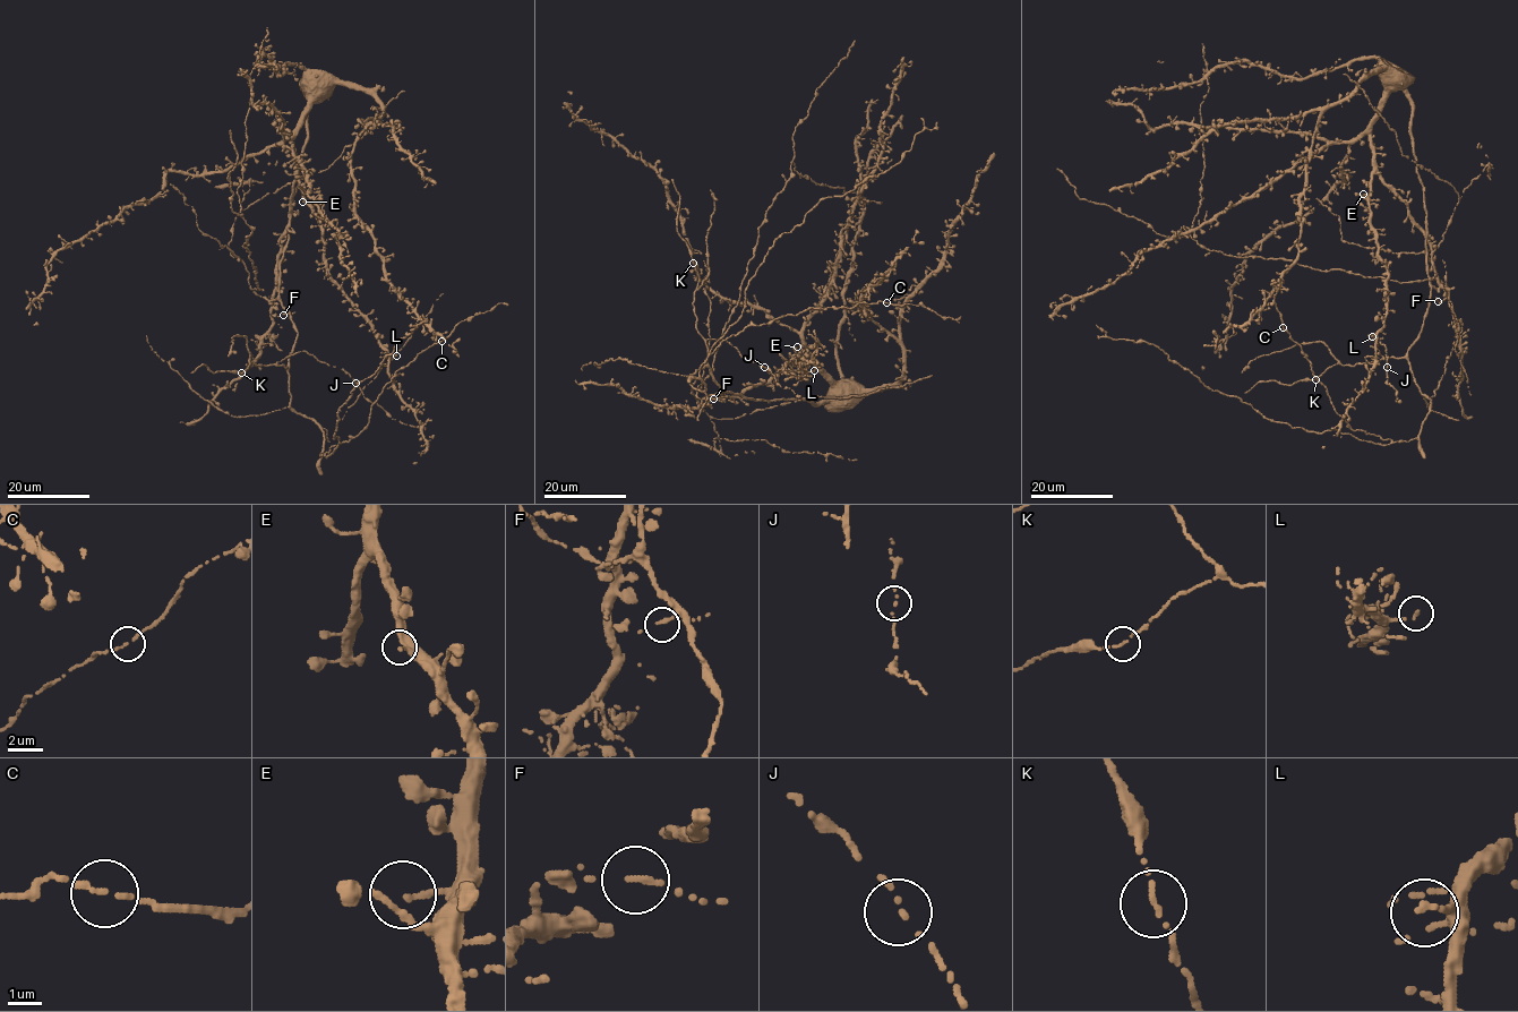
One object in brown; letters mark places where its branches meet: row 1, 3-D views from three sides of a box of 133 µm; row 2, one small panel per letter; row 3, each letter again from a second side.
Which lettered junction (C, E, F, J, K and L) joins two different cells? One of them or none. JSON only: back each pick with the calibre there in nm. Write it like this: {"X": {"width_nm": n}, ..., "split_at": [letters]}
{"split_at": []}

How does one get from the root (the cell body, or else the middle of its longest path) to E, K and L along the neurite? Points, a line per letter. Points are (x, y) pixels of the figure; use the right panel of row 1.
E: (1425, 241), (1424, 232), (1411, 215), (1407, 203), (1377, 172), (1373, 174), (1371, 191), (1363, 194)
K: (1425, 241), (1429, 306), (1422, 332), (1407, 353), (1352, 366), (1337, 363), (1315, 378)
L: (1425, 241), (1407, 203), (1373, 174), (1368, 200), (1370, 228), (1389, 277), (1384, 285), (1387, 316), (1372, 336)

